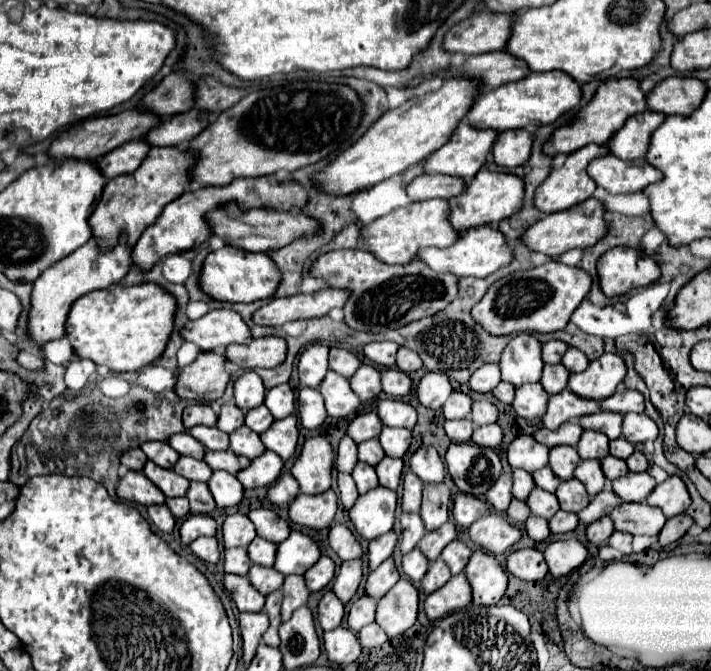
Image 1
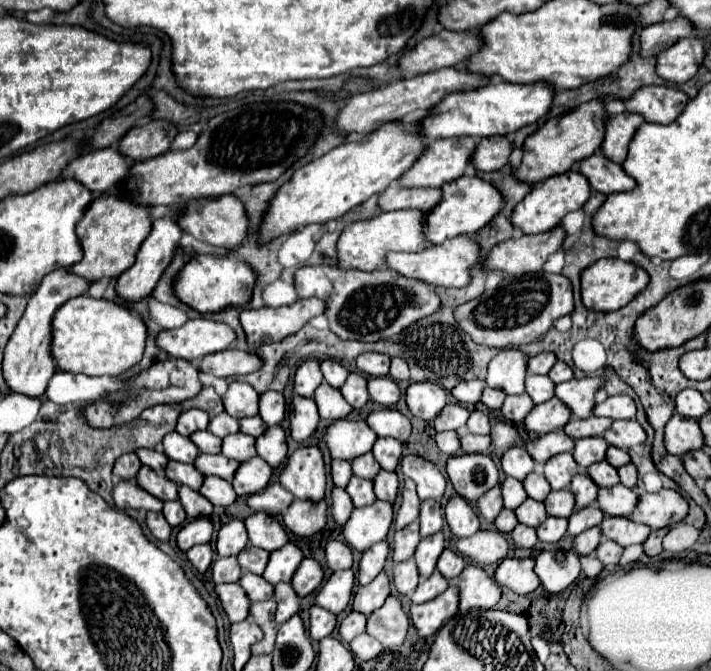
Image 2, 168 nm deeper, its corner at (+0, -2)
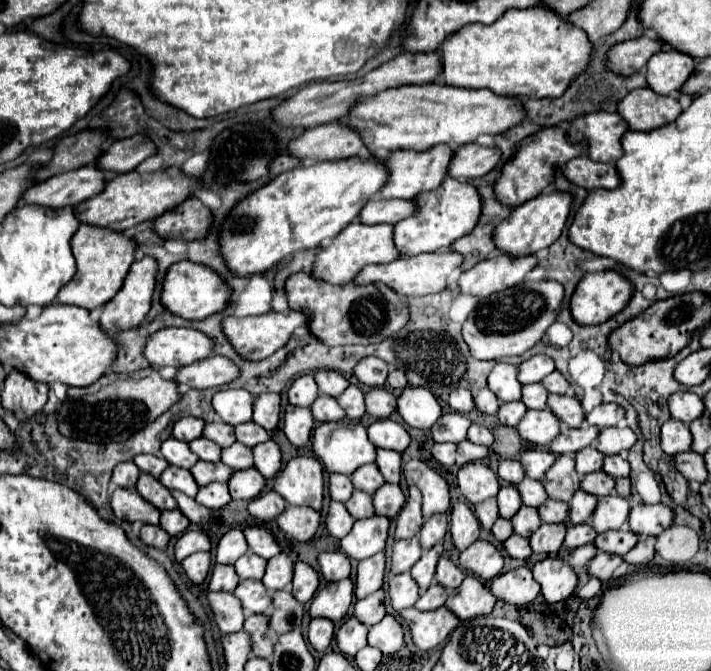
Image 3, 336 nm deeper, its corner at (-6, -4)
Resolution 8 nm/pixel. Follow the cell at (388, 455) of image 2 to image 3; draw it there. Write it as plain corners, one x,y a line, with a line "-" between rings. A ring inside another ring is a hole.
377,449
375,463
387,483
399,483
399,479
401,479
401,455
399,453

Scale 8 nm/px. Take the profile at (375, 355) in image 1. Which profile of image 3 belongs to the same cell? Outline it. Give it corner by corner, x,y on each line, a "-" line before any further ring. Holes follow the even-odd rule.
365,357
355,367
353,373
355,373
357,381
363,383
363,385
367,385
367,387
383,387
385,379
387,379
387,373
389,373
389,367
381,359

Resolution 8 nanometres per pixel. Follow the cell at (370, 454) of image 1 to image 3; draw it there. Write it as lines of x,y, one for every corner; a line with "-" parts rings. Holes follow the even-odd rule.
369,463
359,467
359,471
353,473
351,483
355,489
373,495
383,485
383,475
379,475
379,469
375,467
375,463

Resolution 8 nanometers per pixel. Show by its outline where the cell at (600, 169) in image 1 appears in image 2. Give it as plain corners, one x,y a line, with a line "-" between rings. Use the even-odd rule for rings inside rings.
595,153
579,163
579,171
589,179
589,185
605,195
631,191
637,187
637,181
625,173
625,169
607,157

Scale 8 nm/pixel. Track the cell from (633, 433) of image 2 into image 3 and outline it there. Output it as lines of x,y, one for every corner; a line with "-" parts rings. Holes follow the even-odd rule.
615,425
615,427
599,431
597,449
603,455
617,455
623,449
631,449
635,441
637,437
627,425

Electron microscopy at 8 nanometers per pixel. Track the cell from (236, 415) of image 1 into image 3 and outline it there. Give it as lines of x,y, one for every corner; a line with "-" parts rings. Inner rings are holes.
213,421
213,423
207,423
205,429
203,429
203,437
215,441
219,447
229,447
235,443
235,433
233,433
233,427
223,423
223,421

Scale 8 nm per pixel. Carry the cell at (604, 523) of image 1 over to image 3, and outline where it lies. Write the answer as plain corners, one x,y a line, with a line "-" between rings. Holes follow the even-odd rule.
593,543
583,545
583,547
579,547
579,549
575,549
575,551
571,551
571,553
569,553
567,563
569,563
573,569
587,567
587,563
593,559
593,555
595,555
595,553
597,553
597,551
595,551
595,545
593,545

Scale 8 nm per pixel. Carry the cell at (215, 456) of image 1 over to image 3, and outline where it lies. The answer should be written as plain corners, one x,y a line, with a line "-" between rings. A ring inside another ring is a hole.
197,461
189,471
191,471
191,475
193,475
193,479
197,481
199,487
209,485
209,483
213,483
213,481
227,483
229,475
233,473
231,467
229,467
229,469
223,467
223,463
203,463
203,461

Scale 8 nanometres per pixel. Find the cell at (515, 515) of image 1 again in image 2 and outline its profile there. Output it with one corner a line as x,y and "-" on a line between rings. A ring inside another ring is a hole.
503,509
503,511
499,513
499,517
495,519
495,525
497,525
497,529
499,529
501,533
511,533
517,523
519,523
519,521
517,521
517,515
515,515
513,509

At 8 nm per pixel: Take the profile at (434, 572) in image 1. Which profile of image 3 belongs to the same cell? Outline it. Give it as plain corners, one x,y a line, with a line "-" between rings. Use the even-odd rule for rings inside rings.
431,583
431,587
421,593
421,597
415,603
415,609
419,611
433,611
445,605
447,599
447,591
443,591
443,587
439,587
439,583

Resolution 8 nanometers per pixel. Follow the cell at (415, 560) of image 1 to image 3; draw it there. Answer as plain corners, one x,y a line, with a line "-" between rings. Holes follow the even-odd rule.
409,573
395,575
389,579
389,599
391,599
391,607
395,611
415,605
415,601
419,599
419,587

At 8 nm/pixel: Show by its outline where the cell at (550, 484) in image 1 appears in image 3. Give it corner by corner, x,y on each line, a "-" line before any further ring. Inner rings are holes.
523,477
523,481
517,483
517,489
519,489
519,495
521,495
521,505
537,509
547,501
547,493
543,491
543,483
541,481

